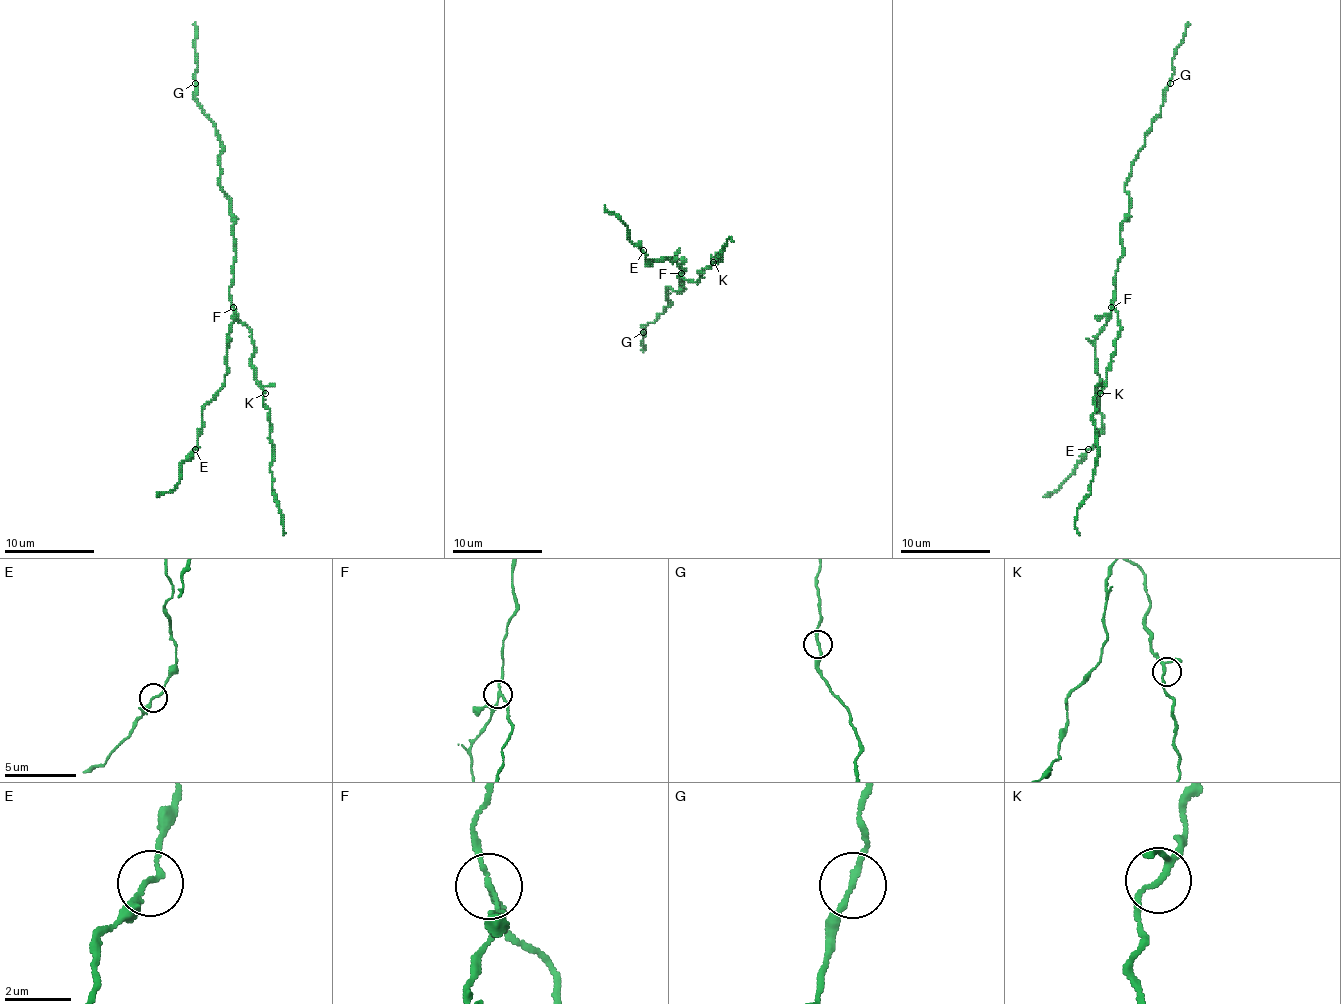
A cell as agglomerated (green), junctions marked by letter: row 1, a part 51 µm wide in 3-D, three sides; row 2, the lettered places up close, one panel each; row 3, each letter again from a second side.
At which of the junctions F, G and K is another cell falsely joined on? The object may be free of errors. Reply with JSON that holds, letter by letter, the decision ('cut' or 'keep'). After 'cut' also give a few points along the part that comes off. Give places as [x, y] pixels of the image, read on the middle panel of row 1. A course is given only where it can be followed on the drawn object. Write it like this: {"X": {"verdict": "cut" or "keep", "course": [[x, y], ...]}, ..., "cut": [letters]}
{"F": {"verdict": "cut", "course": [[681, 273], [684, 271], [675, 257], [672, 262], [650, 264], [630, 239], [630, 230], [605, 205]]}, "G": {"verdict": "keep"}, "K": {"verdict": "keep"}, "cut": ["F"]}

